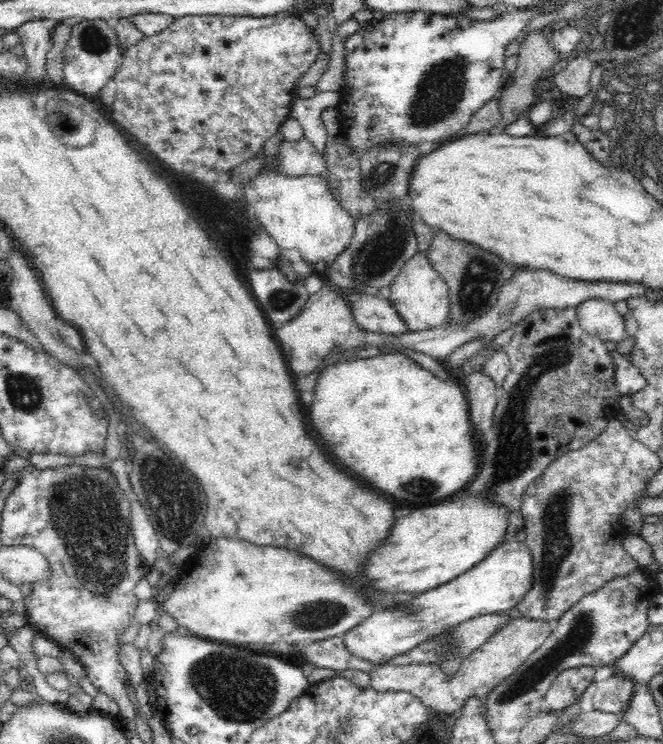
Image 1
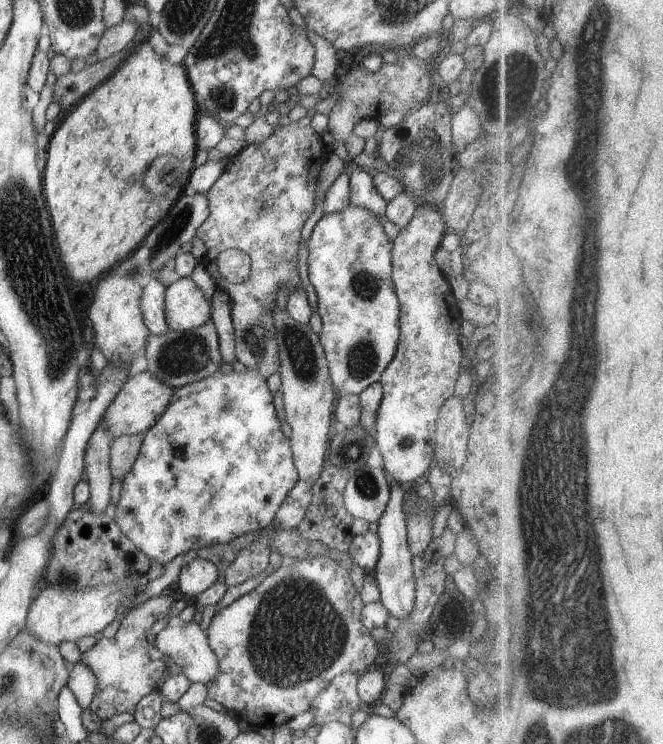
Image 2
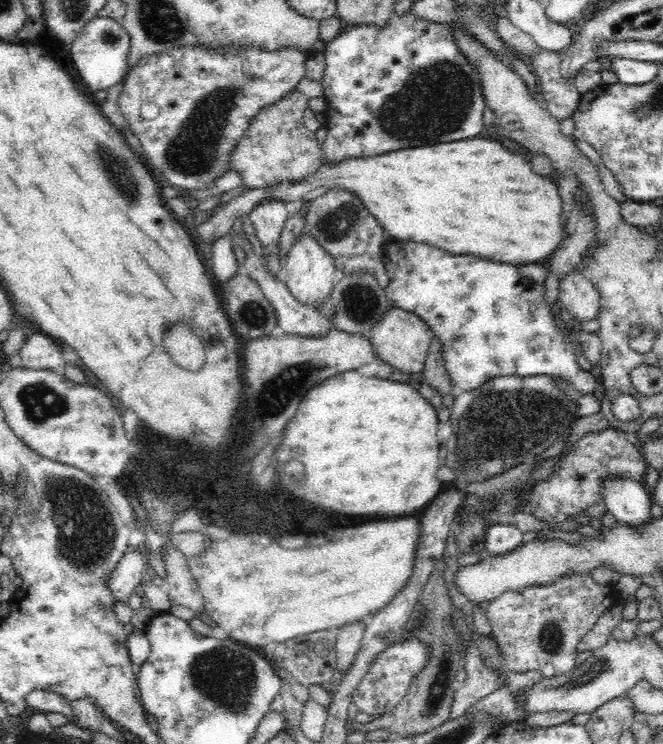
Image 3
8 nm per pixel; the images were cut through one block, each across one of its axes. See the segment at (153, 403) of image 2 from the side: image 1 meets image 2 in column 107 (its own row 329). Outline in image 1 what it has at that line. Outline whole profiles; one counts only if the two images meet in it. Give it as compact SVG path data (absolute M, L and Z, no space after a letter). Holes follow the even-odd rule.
M418 252L400 269L398 276L389 286L390 304L396 313L408 325L408 331L418 332L424 329L433 329L448 321L448 285L442 281L440 273L432 267L431 262L423 252Z

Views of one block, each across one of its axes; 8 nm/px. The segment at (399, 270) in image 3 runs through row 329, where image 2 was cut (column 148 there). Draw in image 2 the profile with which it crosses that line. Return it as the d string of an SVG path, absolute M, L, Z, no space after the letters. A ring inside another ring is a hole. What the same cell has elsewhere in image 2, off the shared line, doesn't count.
M218 369L212 376L207 376L198 382L192 382L192 384L186 384L182 388L174 389L168 408L164 410L160 420L154 424L154 428L150 428L150 432L147 432L144 436L140 452L132 468L130 468L130 472L122 478L120 499L115 505L114 520L116 524L134 543L134 546L148 557L148 560L154 560L160 567L164 567L178 554L184 554L190 552L190 550L197 552L198 549L211 544L228 544L228 542L236 540L243 534L262 531L273 522L278 508L282 506L282 502L290 494L290 489L294 488L299 481L290 440L282 433L282 424L276 415L276 409L274 409L274 403L272 403L273 398L267 380L260 376L258 370L250 369L241 373L233 371L230 374L224 374Z

